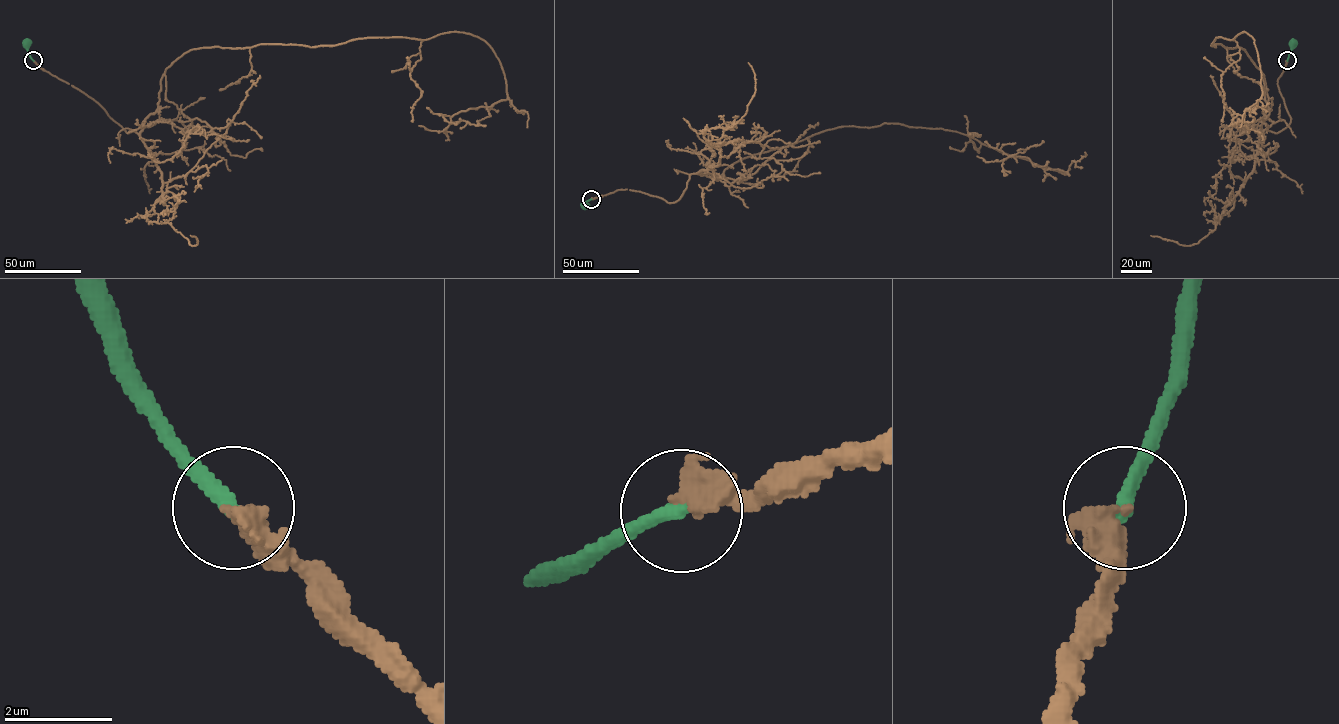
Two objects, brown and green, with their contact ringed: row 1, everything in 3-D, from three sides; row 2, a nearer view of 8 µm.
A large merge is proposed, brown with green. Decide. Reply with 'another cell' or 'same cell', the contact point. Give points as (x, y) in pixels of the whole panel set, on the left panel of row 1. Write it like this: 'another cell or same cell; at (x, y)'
same cell; at (33, 60)

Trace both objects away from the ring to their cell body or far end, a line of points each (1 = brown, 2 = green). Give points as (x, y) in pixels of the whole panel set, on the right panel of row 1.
1: (1287, 60), (1290, 123), (1261, 133), (1264, 75), (1216, 37), (1247, 33), (1261, 72), (1257, 107), (1228, 126)
2: (1287, 60), (1294, 43)

